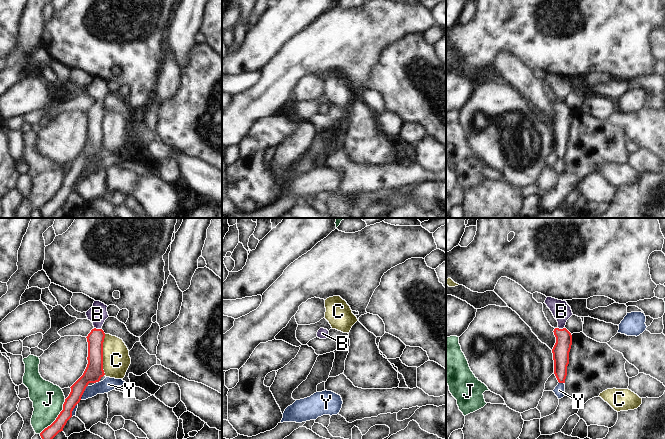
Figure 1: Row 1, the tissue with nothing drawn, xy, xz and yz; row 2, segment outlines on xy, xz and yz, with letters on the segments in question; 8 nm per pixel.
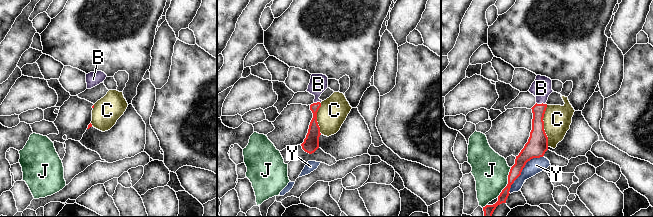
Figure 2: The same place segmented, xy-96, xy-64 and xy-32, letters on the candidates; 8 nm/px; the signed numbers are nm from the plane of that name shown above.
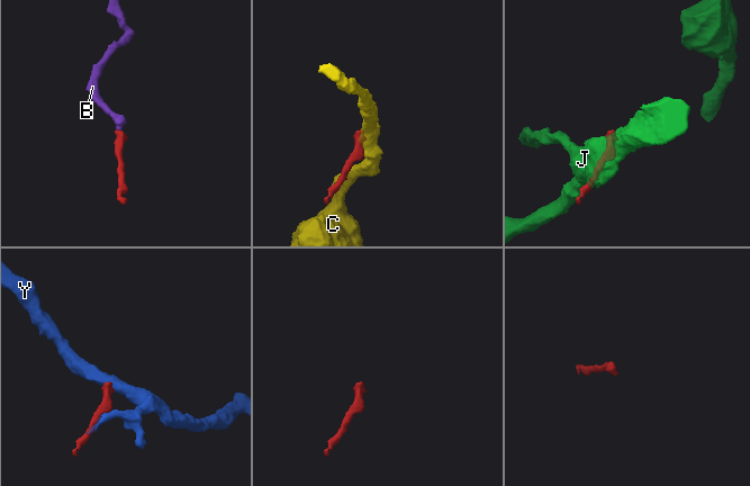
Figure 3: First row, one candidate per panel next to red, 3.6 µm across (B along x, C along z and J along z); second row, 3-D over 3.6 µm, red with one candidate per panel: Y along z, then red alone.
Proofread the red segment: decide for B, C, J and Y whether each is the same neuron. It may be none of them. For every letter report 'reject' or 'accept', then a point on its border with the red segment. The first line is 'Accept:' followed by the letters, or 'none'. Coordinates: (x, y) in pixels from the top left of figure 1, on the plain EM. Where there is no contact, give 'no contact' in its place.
Accept: B
B: accept; meets red in xy at (97, 105)
C: reject; meets red in xy at (102, 130)
J: reject; meets red in xy at (57, 193)
Y: reject; meets red in xy at (83, 168)

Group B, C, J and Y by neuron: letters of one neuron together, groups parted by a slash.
B / C / J / Y

